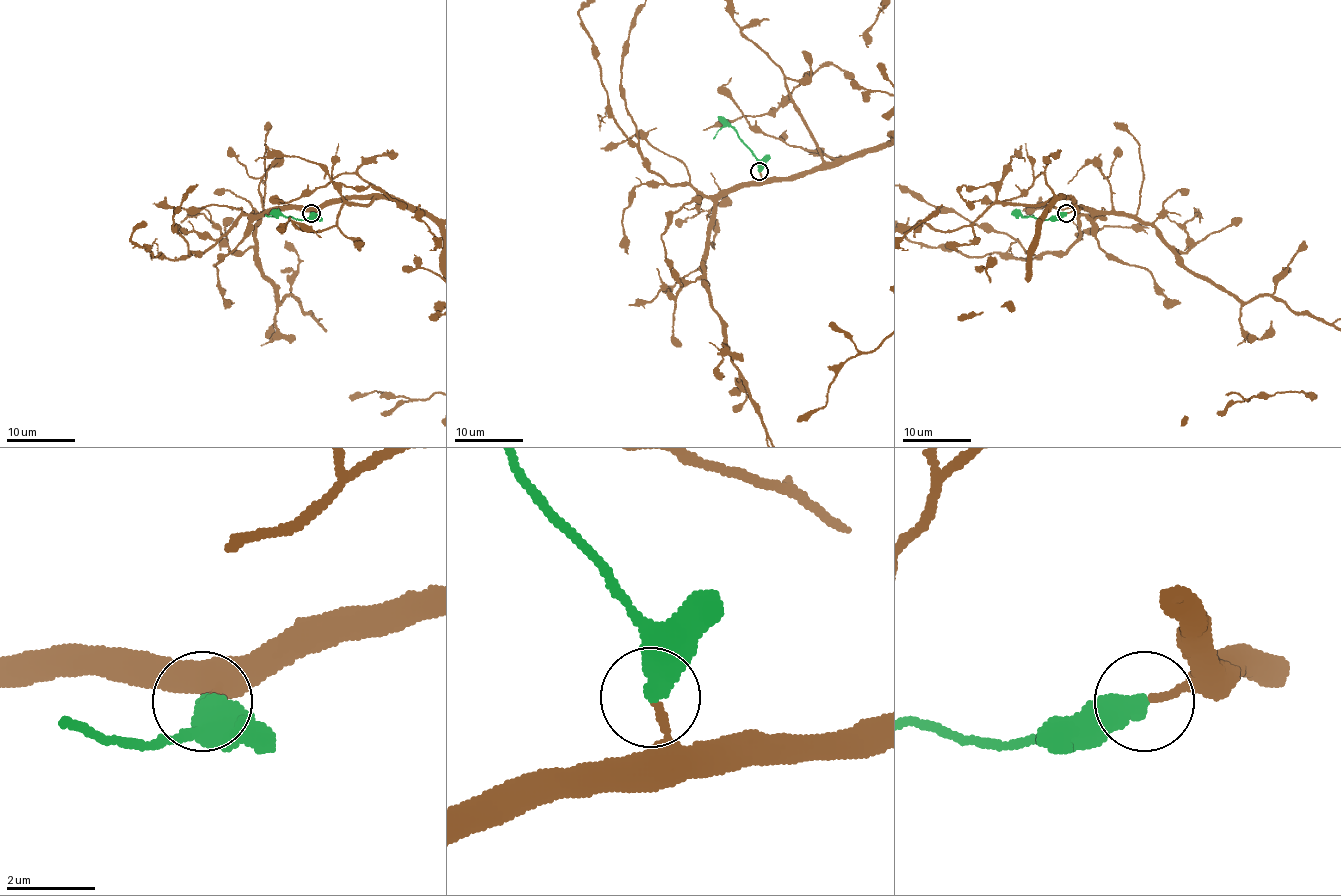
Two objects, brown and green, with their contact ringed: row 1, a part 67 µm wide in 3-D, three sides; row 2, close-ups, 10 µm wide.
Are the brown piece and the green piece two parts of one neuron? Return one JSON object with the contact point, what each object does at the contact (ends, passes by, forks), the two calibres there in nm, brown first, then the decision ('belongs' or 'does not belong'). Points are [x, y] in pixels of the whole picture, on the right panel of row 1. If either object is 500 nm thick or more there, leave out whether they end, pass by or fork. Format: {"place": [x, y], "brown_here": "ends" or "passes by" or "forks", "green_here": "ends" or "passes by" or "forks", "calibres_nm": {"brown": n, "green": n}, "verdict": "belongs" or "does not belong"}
{"place": [1066, 213], "calibres_nm": {"brown": 150, "green": 500}, "verdict": "belongs"}

